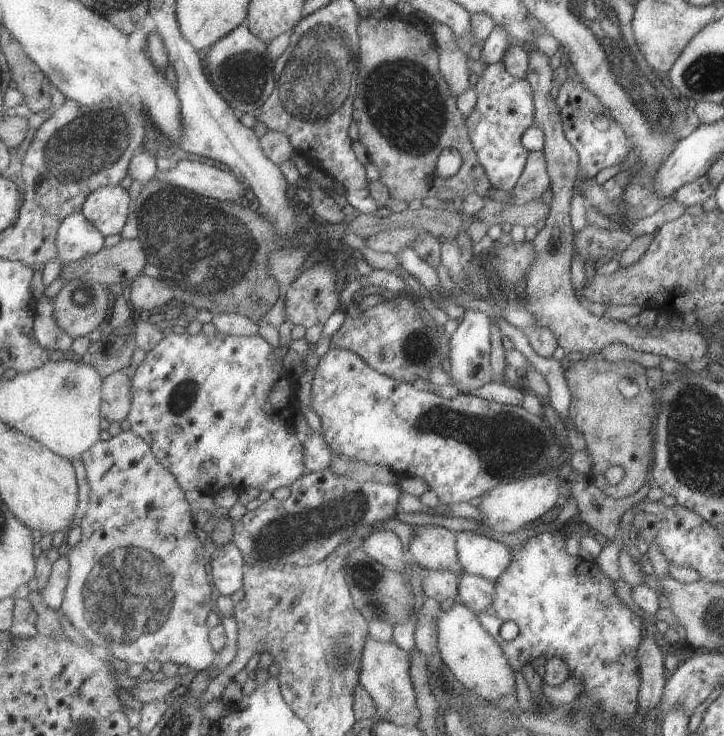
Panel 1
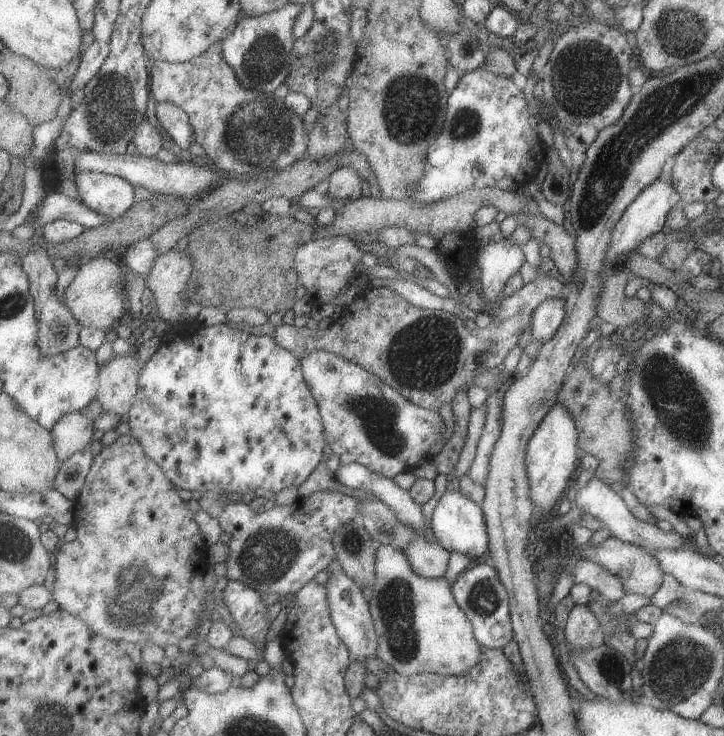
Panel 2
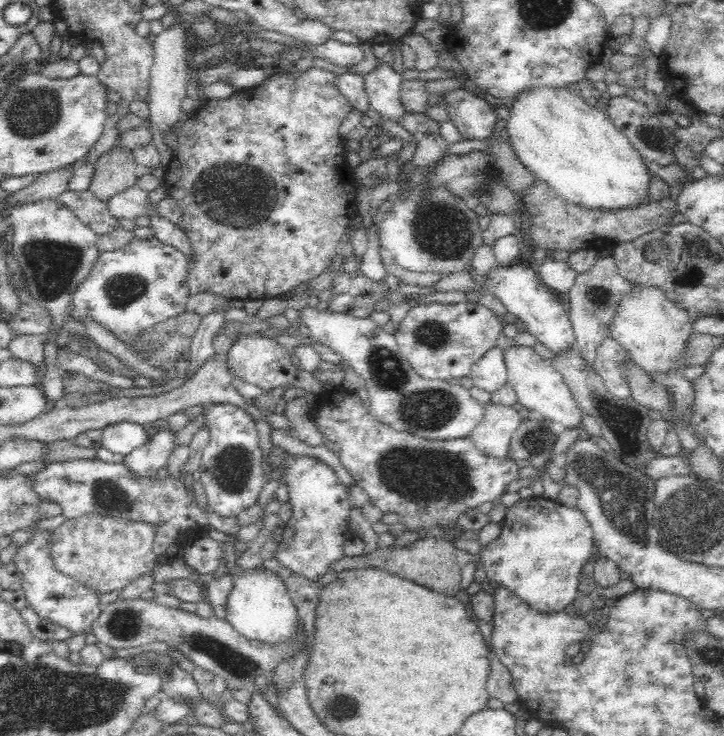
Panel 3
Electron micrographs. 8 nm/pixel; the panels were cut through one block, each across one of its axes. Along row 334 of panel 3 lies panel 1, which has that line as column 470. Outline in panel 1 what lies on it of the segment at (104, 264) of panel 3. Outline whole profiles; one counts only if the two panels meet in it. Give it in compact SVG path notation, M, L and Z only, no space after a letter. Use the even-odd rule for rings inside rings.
M483 61L482 66L485 66L485 69L475 85L477 106L475 112L466 119L469 134L492 189L510 191L519 182L530 154L521 146L520 139L525 130L535 123L532 88L525 80L517 80L508 73L502 61Z

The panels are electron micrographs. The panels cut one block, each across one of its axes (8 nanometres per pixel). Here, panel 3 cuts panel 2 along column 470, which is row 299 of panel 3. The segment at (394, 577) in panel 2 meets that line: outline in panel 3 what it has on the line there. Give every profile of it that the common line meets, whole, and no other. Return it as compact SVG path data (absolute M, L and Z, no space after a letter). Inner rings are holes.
M629 283L629 289L617 302L614 317L610 322L609 338L616 341L635 363L648 374L654 372L681 372L685 364L677 362L685 341L692 334L692 321L689 314L668 298L666 291L650 283Z

